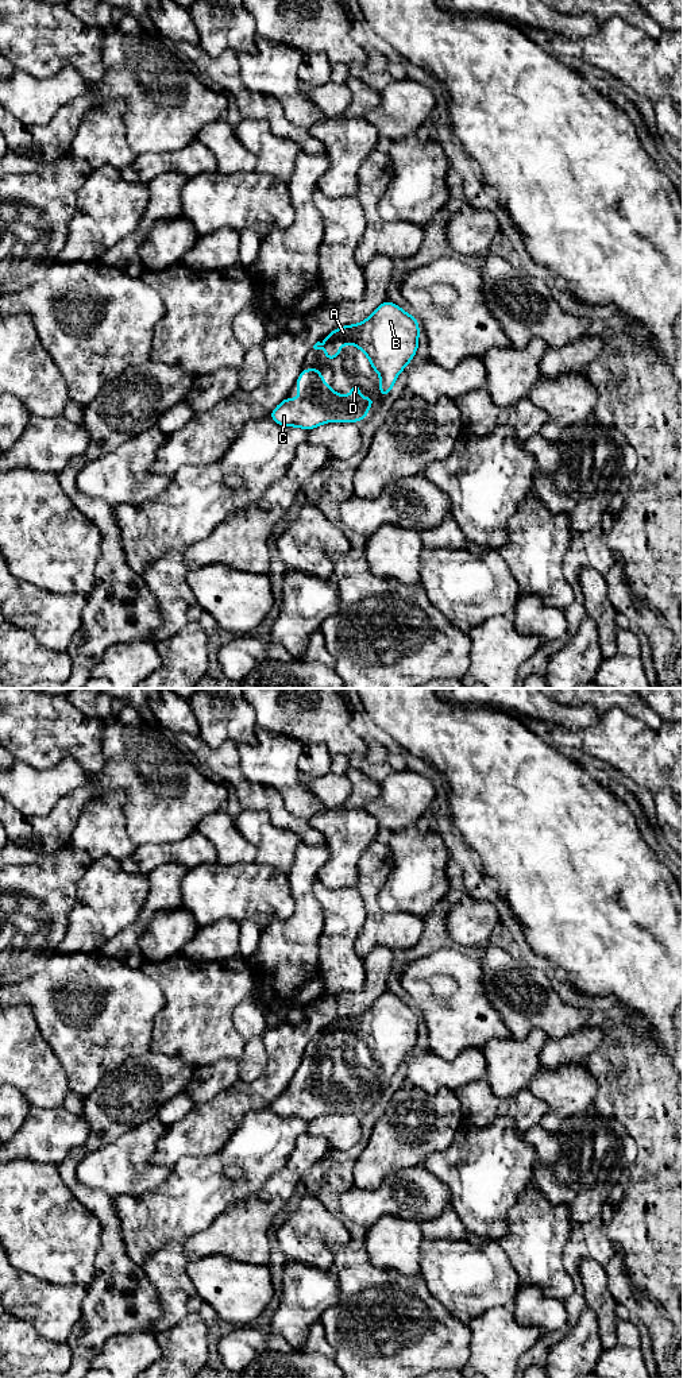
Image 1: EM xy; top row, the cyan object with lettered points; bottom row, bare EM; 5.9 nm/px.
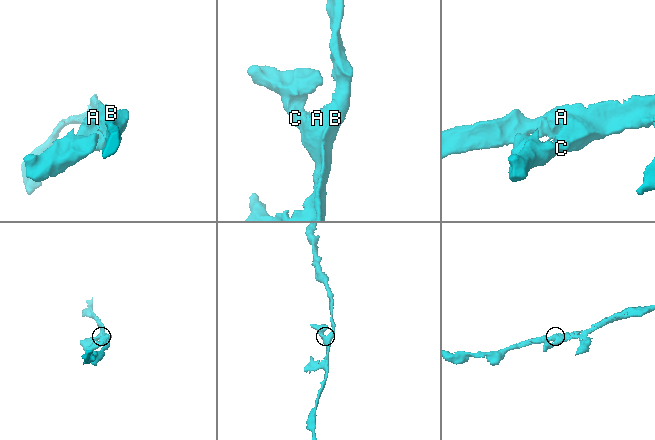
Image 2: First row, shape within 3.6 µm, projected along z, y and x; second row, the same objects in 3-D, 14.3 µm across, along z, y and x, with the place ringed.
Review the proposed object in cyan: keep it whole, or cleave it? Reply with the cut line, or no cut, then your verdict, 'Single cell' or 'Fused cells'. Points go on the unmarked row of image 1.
No split. Single cell

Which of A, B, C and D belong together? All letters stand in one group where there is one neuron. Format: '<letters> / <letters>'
A B C D

